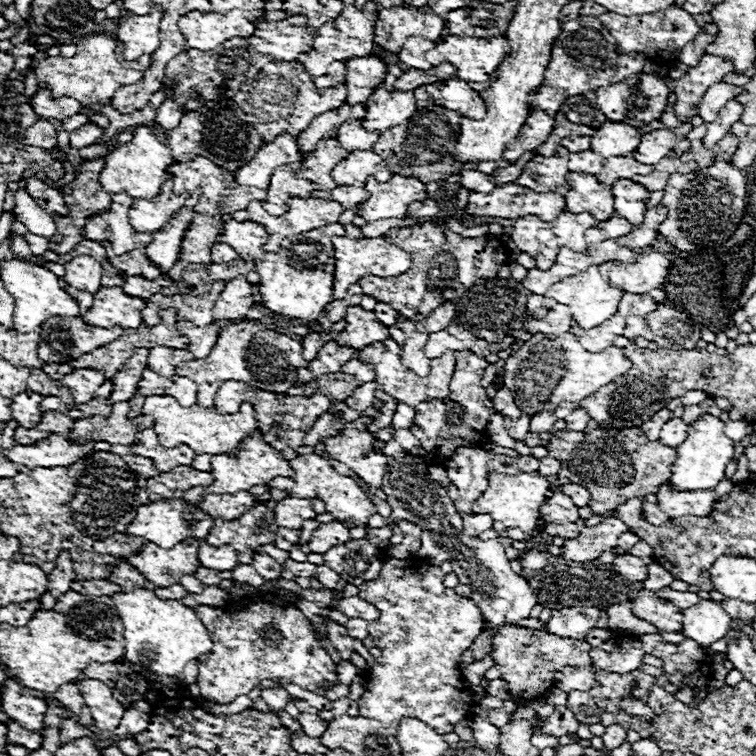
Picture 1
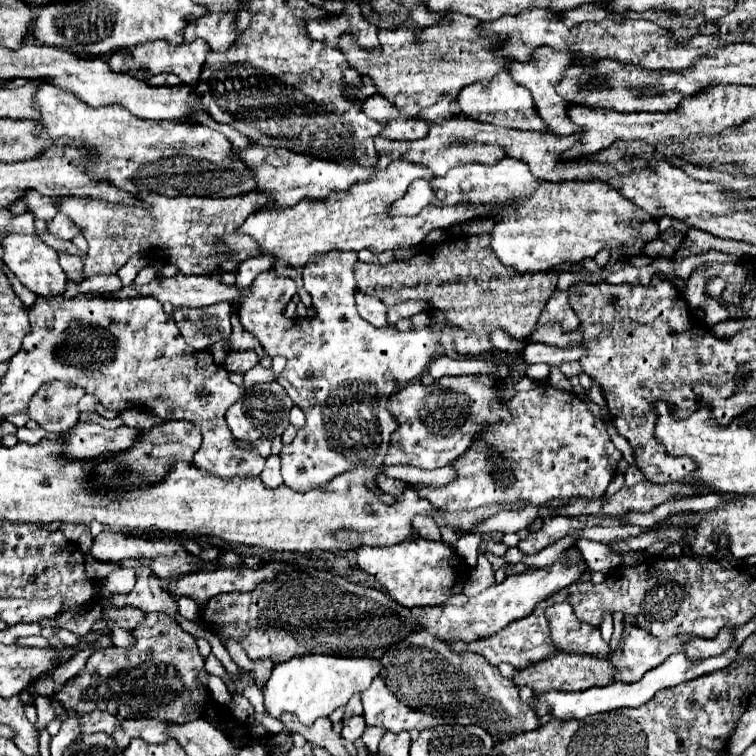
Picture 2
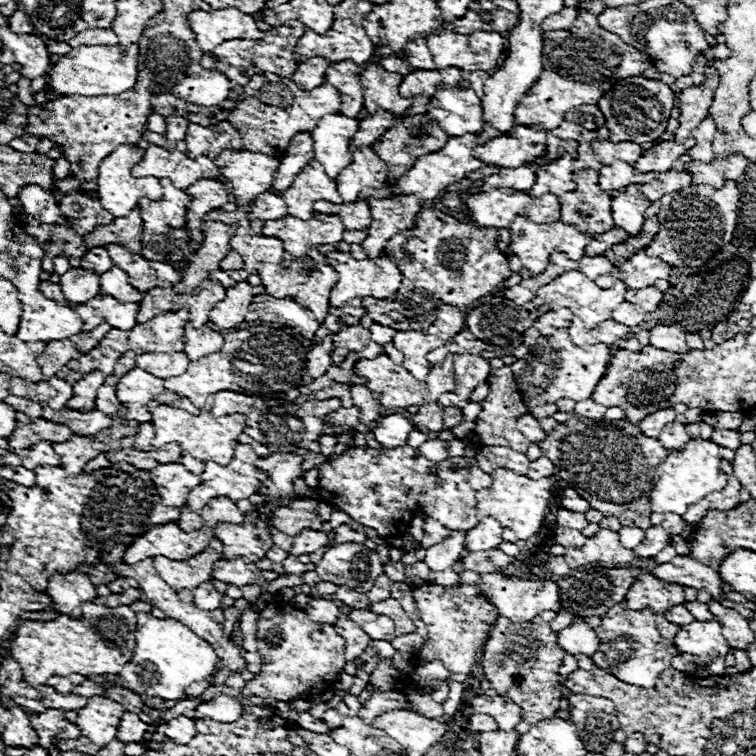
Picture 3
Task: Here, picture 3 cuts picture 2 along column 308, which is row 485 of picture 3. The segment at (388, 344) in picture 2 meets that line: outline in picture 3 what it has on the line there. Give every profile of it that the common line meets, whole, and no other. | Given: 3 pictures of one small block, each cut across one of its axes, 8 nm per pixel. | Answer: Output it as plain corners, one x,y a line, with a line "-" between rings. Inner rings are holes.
354,446
354,448
348,448
346,454
338,456
336,460
328,460
328,462
320,464
318,472
320,472
318,492
322,498
328,500
328,504
348,512
350,517
365,528
376,530
378,536
394,536
394,538
402,538
406,534
416,512
422,512
422,514
438,520
448,530
474,528
474,524
478,524
474,494
492,484
490,474
480,470
476,458
456,456
456,458
446,458
442,462
430,462
422,454
404,456
402,448
390,450
390,452
380,452
380,450
368,448
368,446
366,448
-
271,453
266,458
258,458
256,466
264,472
268,472
268,478
264,480
264,486
258,488
258,494
264,494
269,502
286,497
297,497
298,492
292,488
292,482
296,478
302,478
302,456
294,453

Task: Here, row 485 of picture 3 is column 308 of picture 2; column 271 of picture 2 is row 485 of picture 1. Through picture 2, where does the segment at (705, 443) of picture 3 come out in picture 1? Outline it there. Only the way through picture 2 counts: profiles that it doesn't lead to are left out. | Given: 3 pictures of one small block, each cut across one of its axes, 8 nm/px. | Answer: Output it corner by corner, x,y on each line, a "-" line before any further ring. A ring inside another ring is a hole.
702,414
696,422
690,424
688,438
676,448
676,462
672,464
670,482
680,490
710,490
720,480
724,480
724,468
732,460
734,442
724,434
724,422
716,416

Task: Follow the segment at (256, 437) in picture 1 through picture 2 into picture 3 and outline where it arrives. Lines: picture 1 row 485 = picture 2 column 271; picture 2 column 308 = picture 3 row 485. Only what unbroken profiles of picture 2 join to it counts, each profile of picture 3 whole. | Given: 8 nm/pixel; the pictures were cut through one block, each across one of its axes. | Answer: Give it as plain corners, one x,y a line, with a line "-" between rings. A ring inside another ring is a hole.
238,444
236,452
234,452
234,460
232,460
230,466
222,468
218,464
204,464
204,472
200,474
202,476
202,484
194,492
190,492
190,500
186,504
196,512
196,510
204,508
210,498
226,496
226,498
230,498
234,502
236,500
242,500
242,498
250,498
252,494
256,494
256,490
260,488
260,484
268,478
266,472
262,472
260,468
254,466
256,458
258,456
254,454
254,450
248,444

